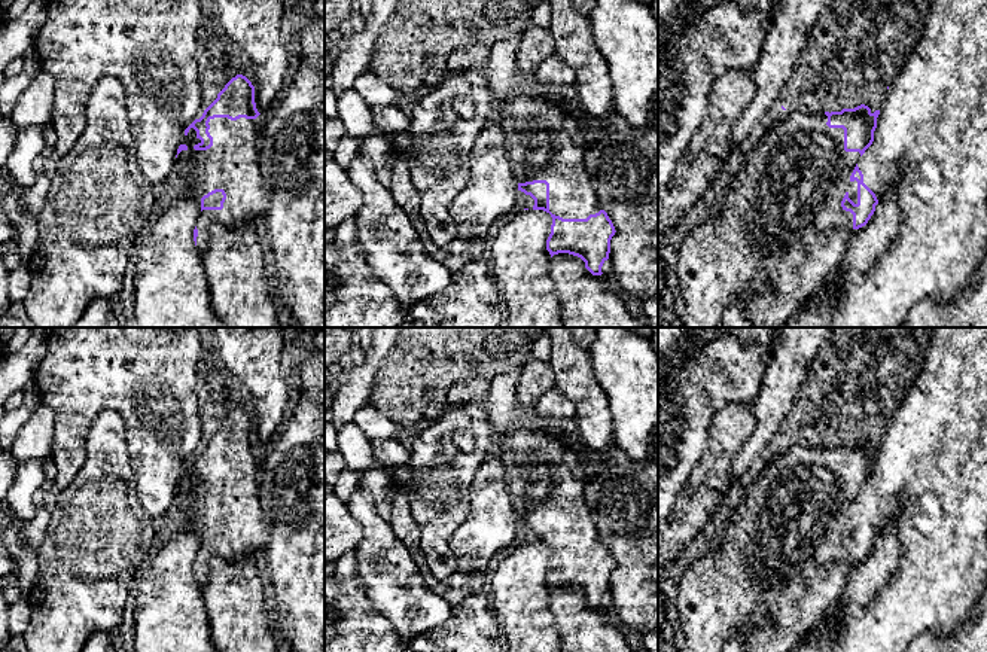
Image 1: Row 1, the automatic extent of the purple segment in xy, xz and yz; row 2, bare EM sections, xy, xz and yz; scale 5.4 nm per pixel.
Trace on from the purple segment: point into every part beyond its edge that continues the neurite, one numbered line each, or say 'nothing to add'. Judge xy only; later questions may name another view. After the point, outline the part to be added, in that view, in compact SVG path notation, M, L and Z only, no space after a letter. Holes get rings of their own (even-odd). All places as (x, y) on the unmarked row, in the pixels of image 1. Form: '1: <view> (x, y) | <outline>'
1: xy (231, 497) | M210 453L213 479L195 484L201 476L194 461L185 469L182 484L174 496L179 509L176 525L202 531L214 522L223 522L226 533L222 543L202 543L197 552L197 581L205 587L208 561L213 557L240 560L265 551L271 521L259 499L259 470L262 463L256 453Z

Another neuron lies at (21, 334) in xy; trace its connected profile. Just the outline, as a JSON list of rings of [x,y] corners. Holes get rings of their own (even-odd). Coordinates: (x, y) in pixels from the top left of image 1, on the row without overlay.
[[[16,327],[15,333],[12,335],[4,350],[4,354],[13,354],[19,351],[30,338],[30,335],[31,335],[31,327]]]

